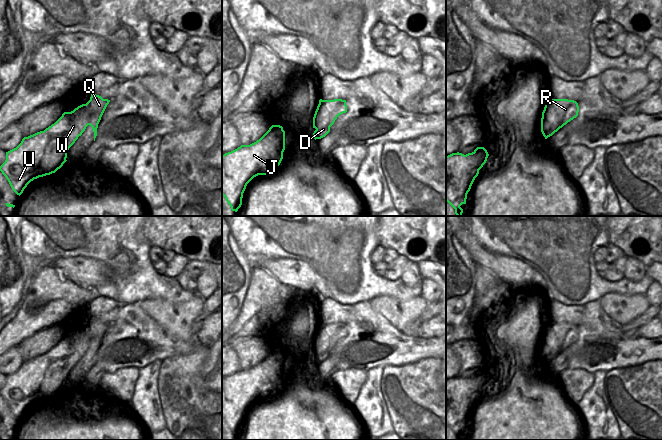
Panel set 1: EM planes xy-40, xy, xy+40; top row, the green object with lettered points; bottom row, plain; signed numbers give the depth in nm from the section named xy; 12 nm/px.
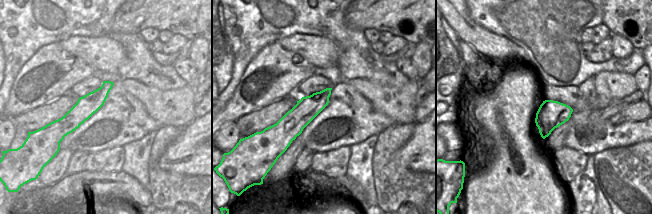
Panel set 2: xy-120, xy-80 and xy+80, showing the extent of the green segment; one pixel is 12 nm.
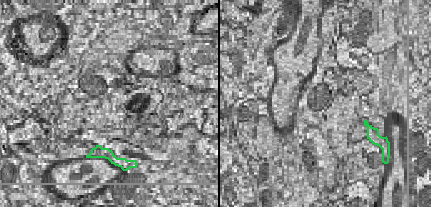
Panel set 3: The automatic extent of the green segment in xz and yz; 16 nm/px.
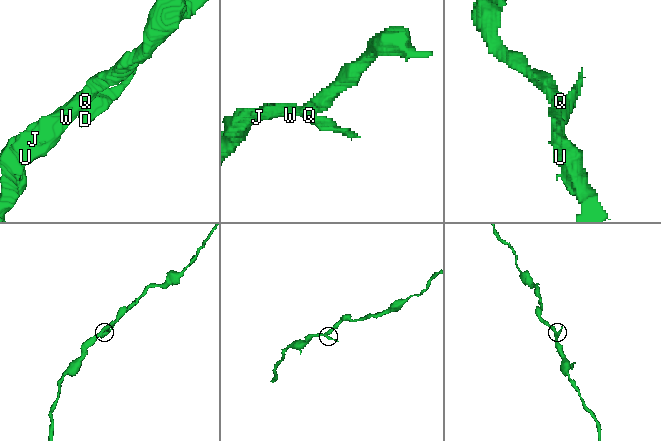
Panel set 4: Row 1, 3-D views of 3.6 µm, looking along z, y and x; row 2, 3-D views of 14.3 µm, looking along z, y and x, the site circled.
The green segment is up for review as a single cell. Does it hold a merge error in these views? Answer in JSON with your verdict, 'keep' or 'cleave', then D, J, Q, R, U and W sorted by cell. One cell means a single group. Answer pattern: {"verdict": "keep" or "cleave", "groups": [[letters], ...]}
{"verdict": "keep", "groups": [["D", "J", "Q", "R", "U", "W"]]}

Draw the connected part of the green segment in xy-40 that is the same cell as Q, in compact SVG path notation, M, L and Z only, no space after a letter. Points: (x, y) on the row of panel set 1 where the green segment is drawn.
M91 93L90 100L71 112L64 112L62 116L44 131L24 137L14 149L6 152L6 160L0 166L0 171L8 180L12 190L21 195L27 185L39 177L50 175L60 169L67 161L67 152L79 136L90 125L94 132L94 141L97 136L98 124L110 100Z

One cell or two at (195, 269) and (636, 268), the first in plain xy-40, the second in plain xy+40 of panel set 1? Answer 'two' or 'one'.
two

